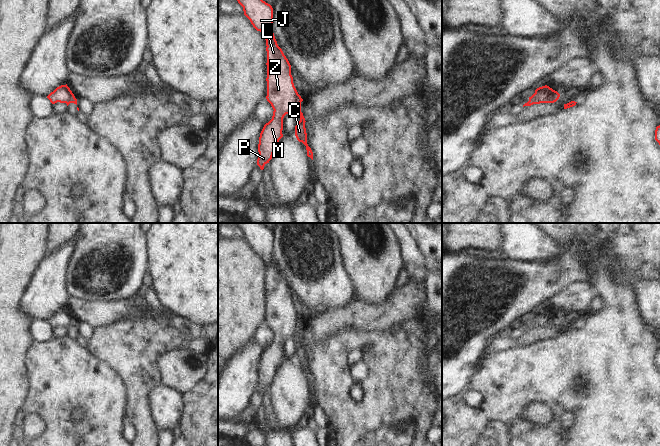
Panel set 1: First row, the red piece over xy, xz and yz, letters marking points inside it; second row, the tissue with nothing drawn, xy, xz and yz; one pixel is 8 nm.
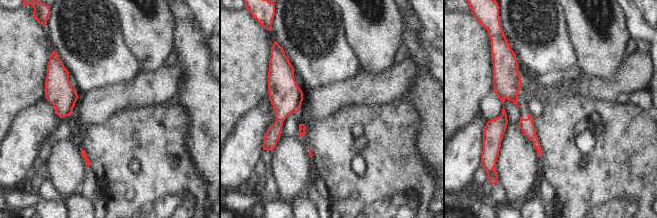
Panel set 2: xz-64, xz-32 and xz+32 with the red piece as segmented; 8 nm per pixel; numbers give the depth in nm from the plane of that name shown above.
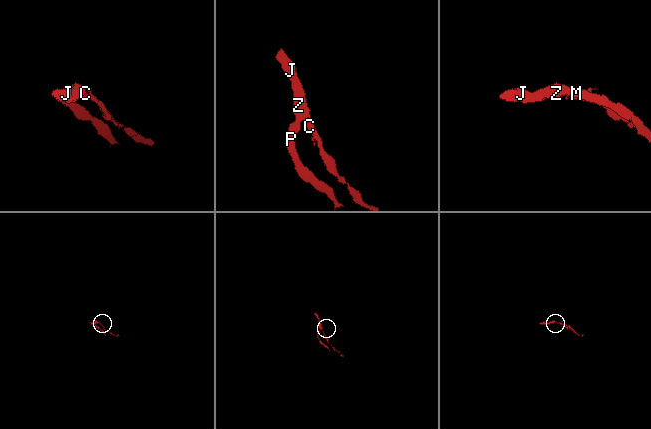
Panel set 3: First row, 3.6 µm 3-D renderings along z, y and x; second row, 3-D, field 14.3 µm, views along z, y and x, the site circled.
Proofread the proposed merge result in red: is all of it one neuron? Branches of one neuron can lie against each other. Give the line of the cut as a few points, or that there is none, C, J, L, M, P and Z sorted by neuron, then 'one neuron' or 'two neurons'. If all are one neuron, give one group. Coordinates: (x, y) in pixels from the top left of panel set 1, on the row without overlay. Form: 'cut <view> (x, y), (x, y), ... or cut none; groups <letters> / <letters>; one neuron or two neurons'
cut xz (300, 329), (293, 337); groups C / J L M P Z; two neurons

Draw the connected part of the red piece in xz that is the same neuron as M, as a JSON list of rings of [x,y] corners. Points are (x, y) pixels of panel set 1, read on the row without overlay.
[[[236,223],[243,231],[244,239],[250,244],[253,251],[260,255],[266,264],[267,275],[267,325],[273,332],[272,343],[266,347],[260,357],[258,368],[257,389],[261,394],[272,383],[275,372],[279,364],[283,361],[283,342],[286,338],[294,338],[294,335],[301,330],[303,323],[298,318],[291,299],[291,289],[284,279],[282,273],[278,270],[274,257],[272,256],[273,232],[262,223]]]

